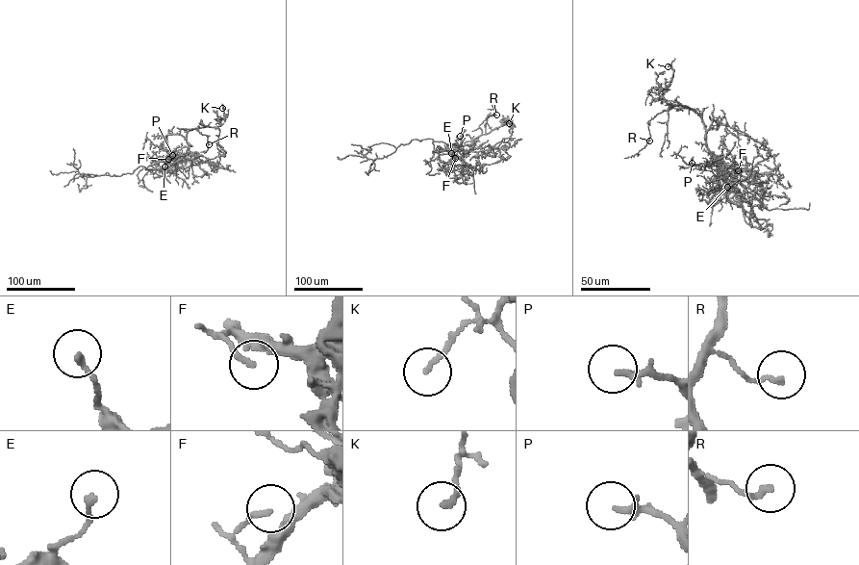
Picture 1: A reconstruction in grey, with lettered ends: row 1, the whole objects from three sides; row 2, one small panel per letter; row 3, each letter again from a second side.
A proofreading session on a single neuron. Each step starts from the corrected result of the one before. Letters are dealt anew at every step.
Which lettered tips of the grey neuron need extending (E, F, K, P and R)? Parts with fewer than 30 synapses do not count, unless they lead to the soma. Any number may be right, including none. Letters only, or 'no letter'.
no letter

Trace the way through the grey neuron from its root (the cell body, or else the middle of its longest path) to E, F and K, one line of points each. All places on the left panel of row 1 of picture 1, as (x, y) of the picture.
E: (160, 169), (171, 171), (170, 168), (164, 169), (164, 166)
F: (160, 169), (171, 171), (171, 165), (175, 163), (168, 159)
K: (160, 169), (170, 172), (171, 165), (186, 155), (189, 131), (219, 126), (224, 116), (222, 108)

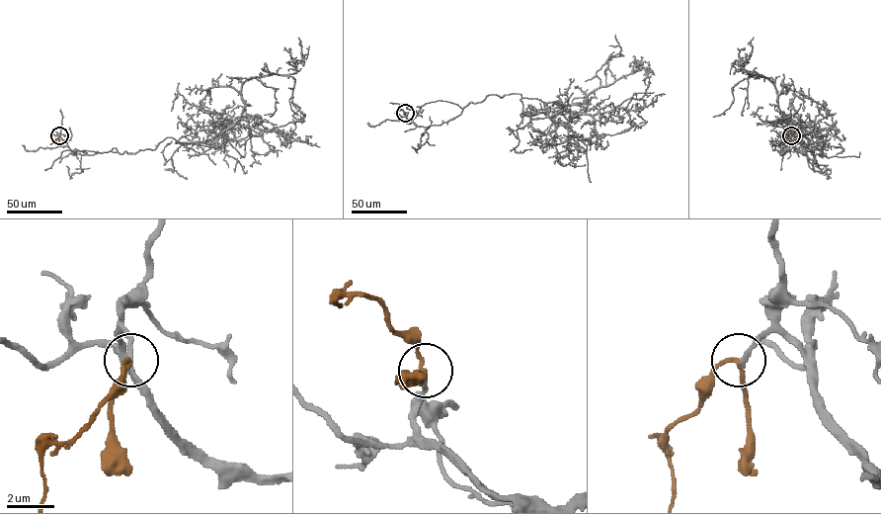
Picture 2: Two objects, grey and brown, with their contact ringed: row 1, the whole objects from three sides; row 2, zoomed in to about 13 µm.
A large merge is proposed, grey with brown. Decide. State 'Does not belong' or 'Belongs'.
Belongs

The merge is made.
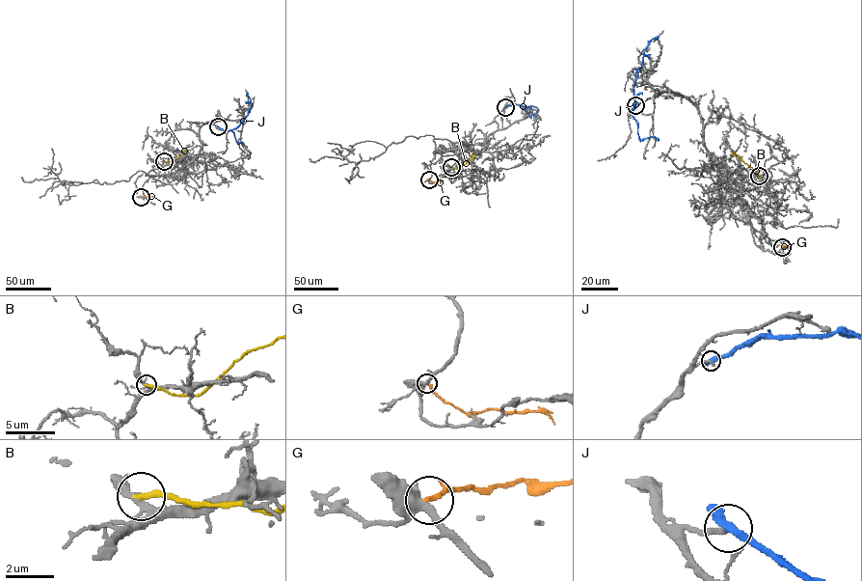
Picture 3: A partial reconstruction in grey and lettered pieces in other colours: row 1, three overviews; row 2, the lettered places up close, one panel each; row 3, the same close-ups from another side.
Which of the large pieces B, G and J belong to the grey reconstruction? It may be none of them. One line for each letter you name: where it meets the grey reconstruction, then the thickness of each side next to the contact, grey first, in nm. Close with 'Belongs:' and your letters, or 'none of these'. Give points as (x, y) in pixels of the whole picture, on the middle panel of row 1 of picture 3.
Belongs: none of these

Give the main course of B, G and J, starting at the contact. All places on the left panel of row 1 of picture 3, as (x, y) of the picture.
B: (164, 161), (178, 157), (185, 149)
G: (141, 197), (152, 196)
J: (218, 126), (232, 130), (243, 121), (251, 107), (248, 93)

